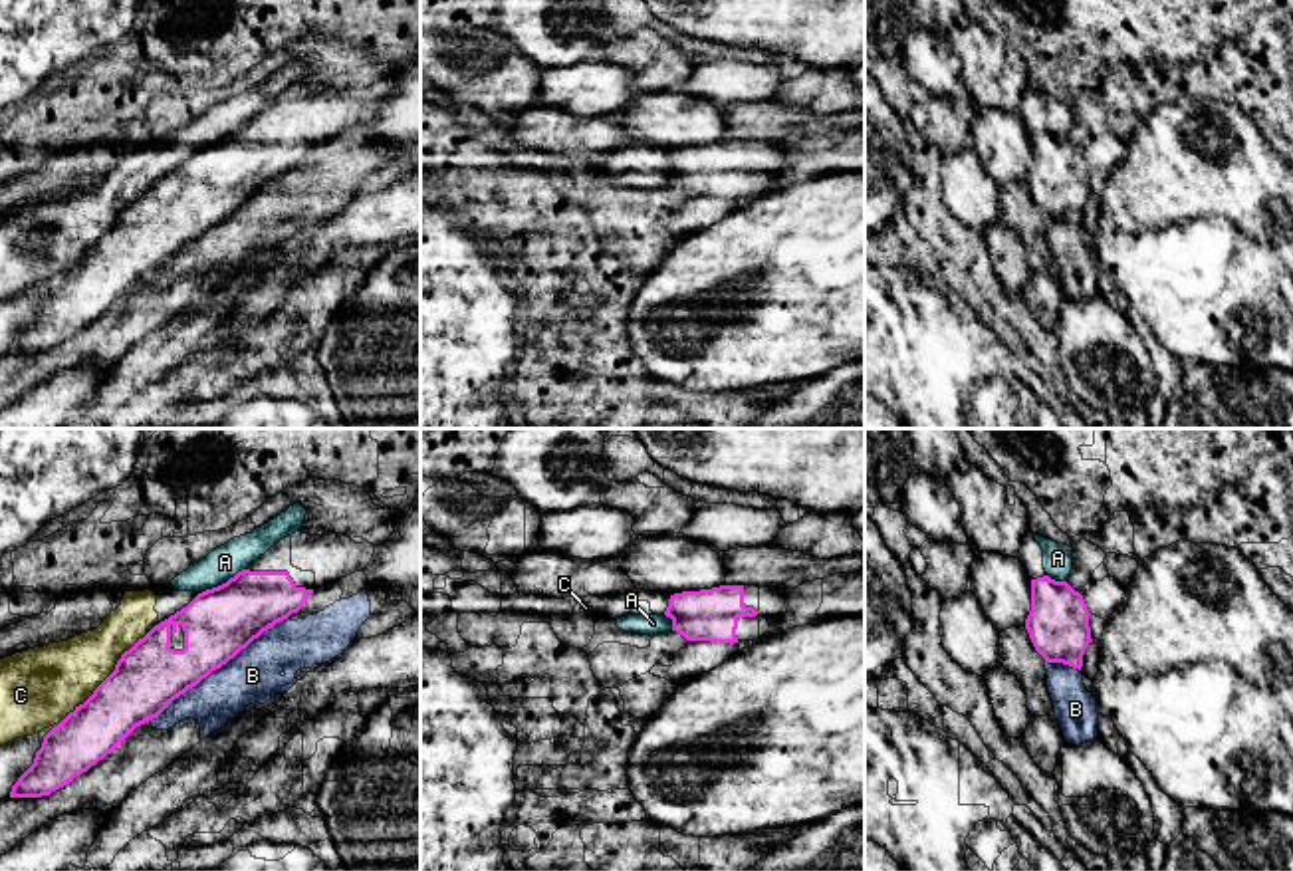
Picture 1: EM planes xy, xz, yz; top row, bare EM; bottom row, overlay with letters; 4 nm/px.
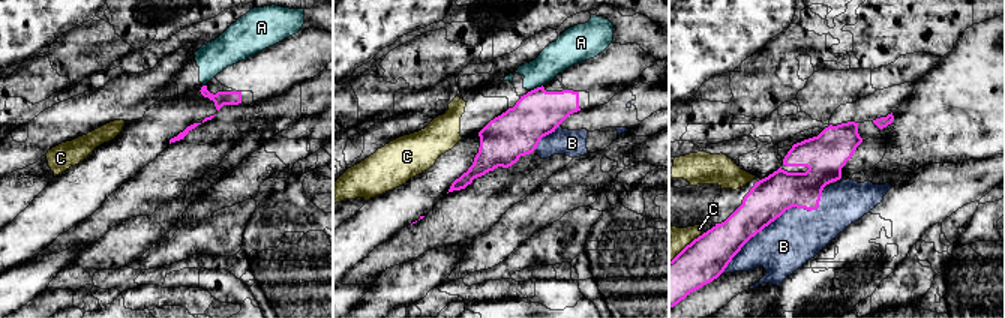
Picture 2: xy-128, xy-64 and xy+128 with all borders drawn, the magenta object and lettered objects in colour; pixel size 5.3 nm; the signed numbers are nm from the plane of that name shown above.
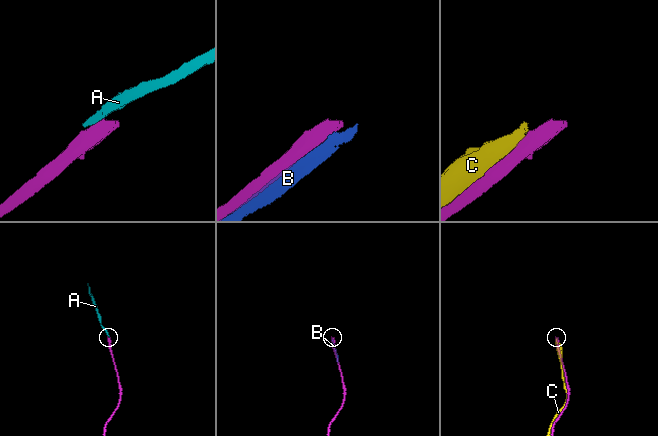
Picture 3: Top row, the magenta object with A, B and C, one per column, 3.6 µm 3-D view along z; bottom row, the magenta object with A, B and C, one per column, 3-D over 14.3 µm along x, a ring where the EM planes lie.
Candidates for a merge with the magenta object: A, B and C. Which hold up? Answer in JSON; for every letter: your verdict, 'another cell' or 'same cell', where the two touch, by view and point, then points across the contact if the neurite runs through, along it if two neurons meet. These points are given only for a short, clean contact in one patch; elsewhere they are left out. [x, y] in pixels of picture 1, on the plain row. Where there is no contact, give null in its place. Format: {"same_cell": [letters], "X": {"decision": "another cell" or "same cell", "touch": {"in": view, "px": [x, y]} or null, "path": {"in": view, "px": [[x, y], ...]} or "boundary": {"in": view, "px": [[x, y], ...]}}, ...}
{"same_cell": [], "A": {"decision": "another cell", "touch": {"in": "xy", "px": [223, 139]}, "boundary": {"in": "xy", "px": [[244, 124], [203, 147]]}}, "B": {"decision": "another cell", "touch": {"in": "xy", "px": [219, 223]}}, "C": {"decision": "another cell", "touch": {"in": "xy", "px": [108, 233]}}}

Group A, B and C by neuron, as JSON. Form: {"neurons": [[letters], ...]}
{"neurons": [["A", "C"], ["B"]]}

